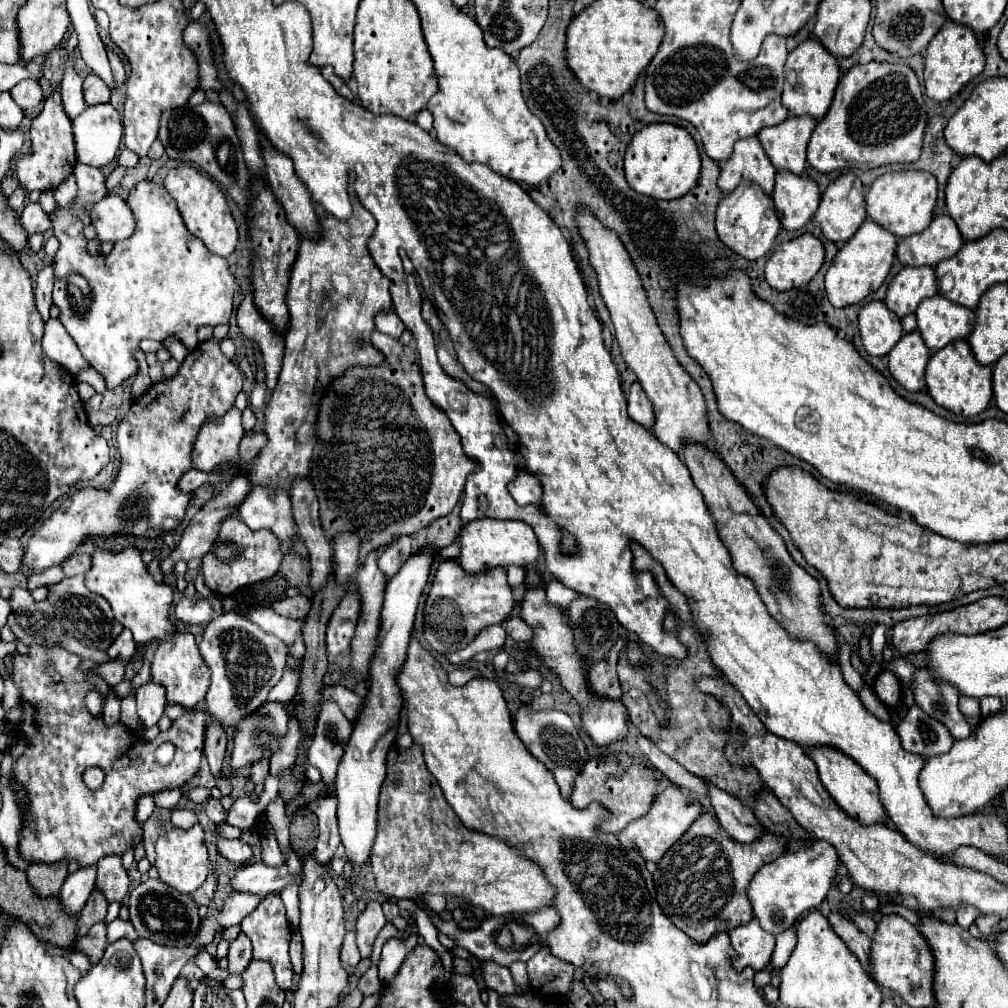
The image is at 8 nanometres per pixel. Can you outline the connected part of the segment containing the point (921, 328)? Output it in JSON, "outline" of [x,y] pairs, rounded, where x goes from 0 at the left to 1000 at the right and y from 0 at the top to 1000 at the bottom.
{"outline":[[[935,292],[919,296],[907,310],[911,315],[911,329],[921,345],[937,345],[948,335],[960,335],[966,323],[966,310],[942,300]]]}

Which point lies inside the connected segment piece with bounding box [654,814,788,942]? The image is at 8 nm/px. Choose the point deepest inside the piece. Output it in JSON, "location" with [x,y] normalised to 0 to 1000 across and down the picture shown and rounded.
{"location":[696,877]}

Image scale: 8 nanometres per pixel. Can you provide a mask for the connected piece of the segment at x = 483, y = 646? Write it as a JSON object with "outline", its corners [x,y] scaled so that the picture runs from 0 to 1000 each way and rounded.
{"outline":[[[497,619],[488,620],[477,626],[459,645],[442,650],[447,659],[459,659],[467,655],[472,647],[497,643],[503,628]]]}

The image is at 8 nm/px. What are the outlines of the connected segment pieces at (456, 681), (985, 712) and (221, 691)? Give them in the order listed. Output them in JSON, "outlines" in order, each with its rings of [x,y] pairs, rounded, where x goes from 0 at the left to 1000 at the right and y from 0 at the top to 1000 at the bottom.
{"outlines":[[[[460,663],[460,665],[448,665],[446,669],[444,669],[444,673],[446,673],[446,679],[450,679],[450,681],[458,681],[458,679],[462,679],[466,673],[476,673],[478,671],[478,667],[476,665],[466,665],[466,663]]],[[[972,692],[972,710],[980,712],[984,708],[990,708],[994,702],[992,692]]],[[[230,607],[220,609],[204,621],[196,645],[210,669],[204,688],[204,704],[224,720],[224,724],[230,724],[238,712],[250,708],[264,696],[268,683],[280,673],[286,651],[286,643],[278,633],[254,625],[250,617],[242,617]]]]}

